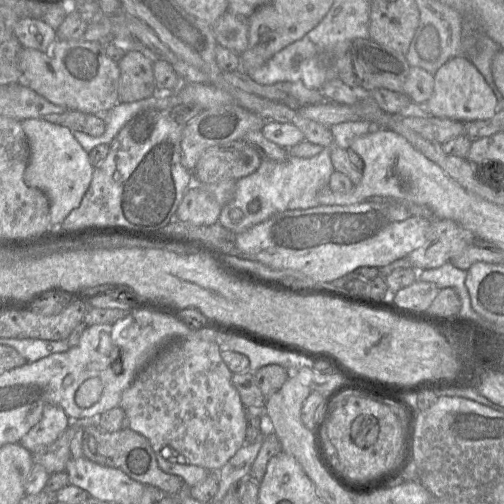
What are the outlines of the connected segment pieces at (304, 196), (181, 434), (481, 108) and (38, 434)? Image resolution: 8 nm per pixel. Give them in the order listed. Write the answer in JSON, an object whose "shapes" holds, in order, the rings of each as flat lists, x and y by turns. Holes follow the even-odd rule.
{"shapes":[[[324,149,311,158,289,155,284,162,262,160,260,167,254,173,236,181,233,198,222,206,218,223,235,234,239,234,277,213,316,207,319,205,317,193,328,186,334,171,329,149],[255,200,260,201,261,208,259,211,251,213,248,206],[233,209,239,209,243,213,243,218,239,222,233,222,230,218,230,211]],[[178,339,164,347,139,372,132,385,123,392,119,407,128,418,128,428,147,438,155,453,175,449,186,458,186,464,218,472,245,444,245,406,232,383,232,375,216,341]],[[464,55,447,61,433,74,435,84,432,96,424,104,429,115,461,123,491,119,496,114,497,98,483,75]],[[46,405,41,420,20,439,18,444,31,453,36,452,55,442,71,422,62,408]]]}

